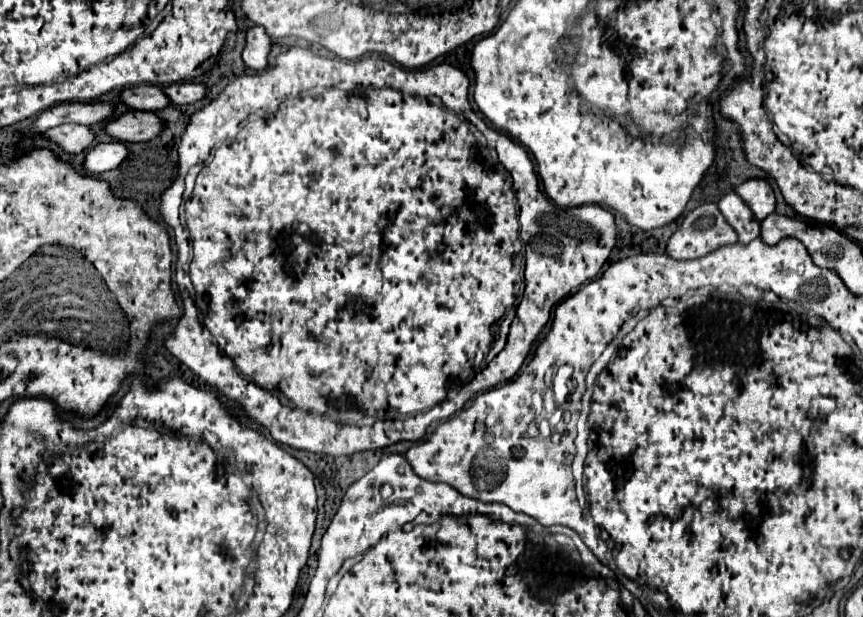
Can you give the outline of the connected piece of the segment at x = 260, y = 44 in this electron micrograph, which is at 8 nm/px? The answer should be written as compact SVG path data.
M262 26L250 28L246 34L246 48L242 52L246 66L252 70L266 70L270 50L272 50L272 40L270 36L266 36L266 30Z

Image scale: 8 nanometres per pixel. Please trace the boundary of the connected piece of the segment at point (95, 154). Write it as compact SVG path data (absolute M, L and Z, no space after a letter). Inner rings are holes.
M108 142L108 144L96 144L88 150L86 156L86 172L88 174L102 174L106 170L116 168L124 158L130 156L130 146L122 142Z

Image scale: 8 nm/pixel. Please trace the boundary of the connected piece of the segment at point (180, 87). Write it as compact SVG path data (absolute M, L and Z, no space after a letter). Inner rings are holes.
M182 82L182 84L170 84L164 88L166 96L170 98L172 104L194 104L198 100L202 100L208 92L206 84L198 84L198 82Z

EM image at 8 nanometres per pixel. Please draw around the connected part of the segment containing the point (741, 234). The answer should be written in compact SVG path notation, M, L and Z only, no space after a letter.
M728 192L718 202L718 208L728 220L728 224L738 232L738 240L742 244L748 244L754 238L758 238L760 220L754 220L754 214L750 212L750 208L746 208L746 202L740 196L736 196L736 192Z

